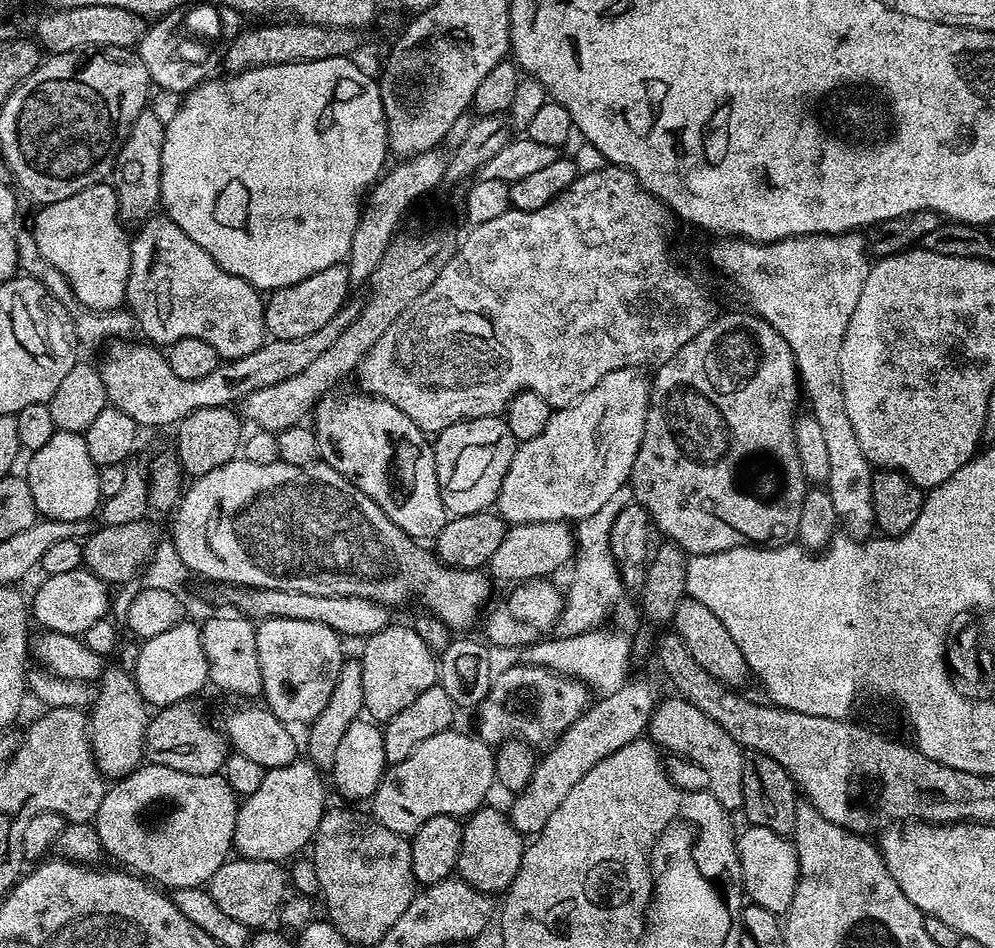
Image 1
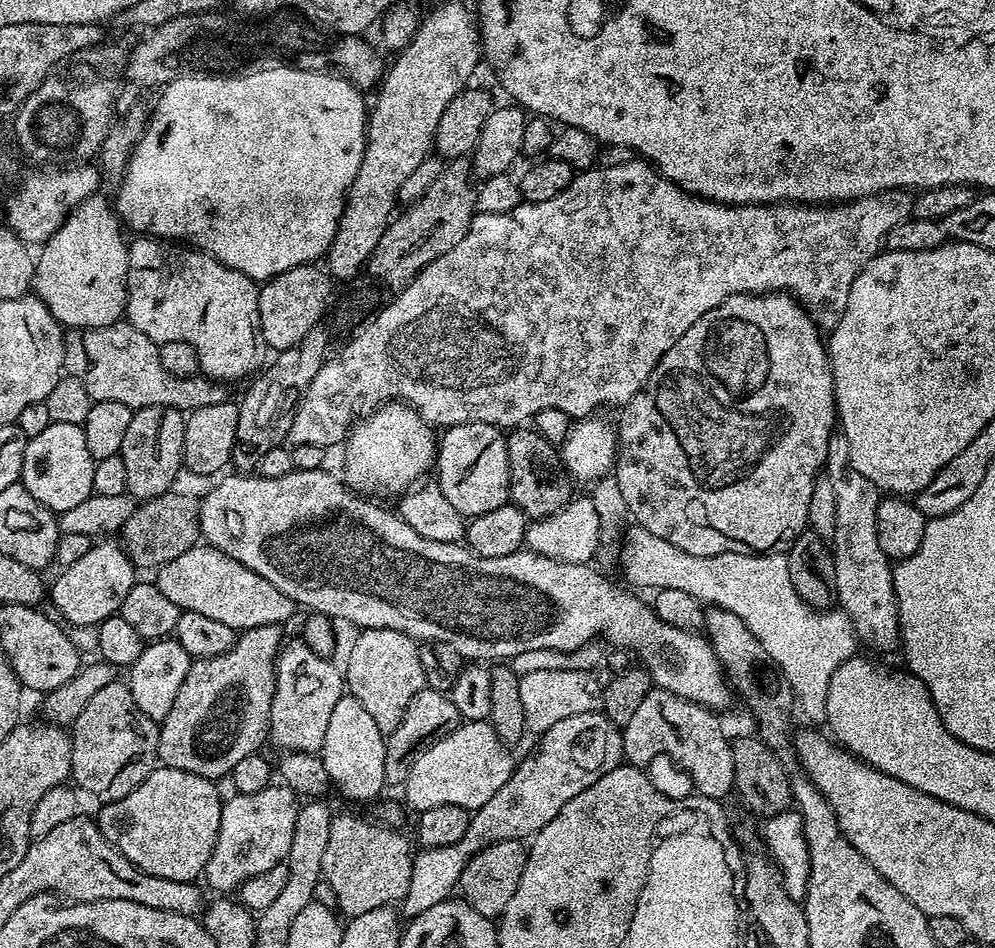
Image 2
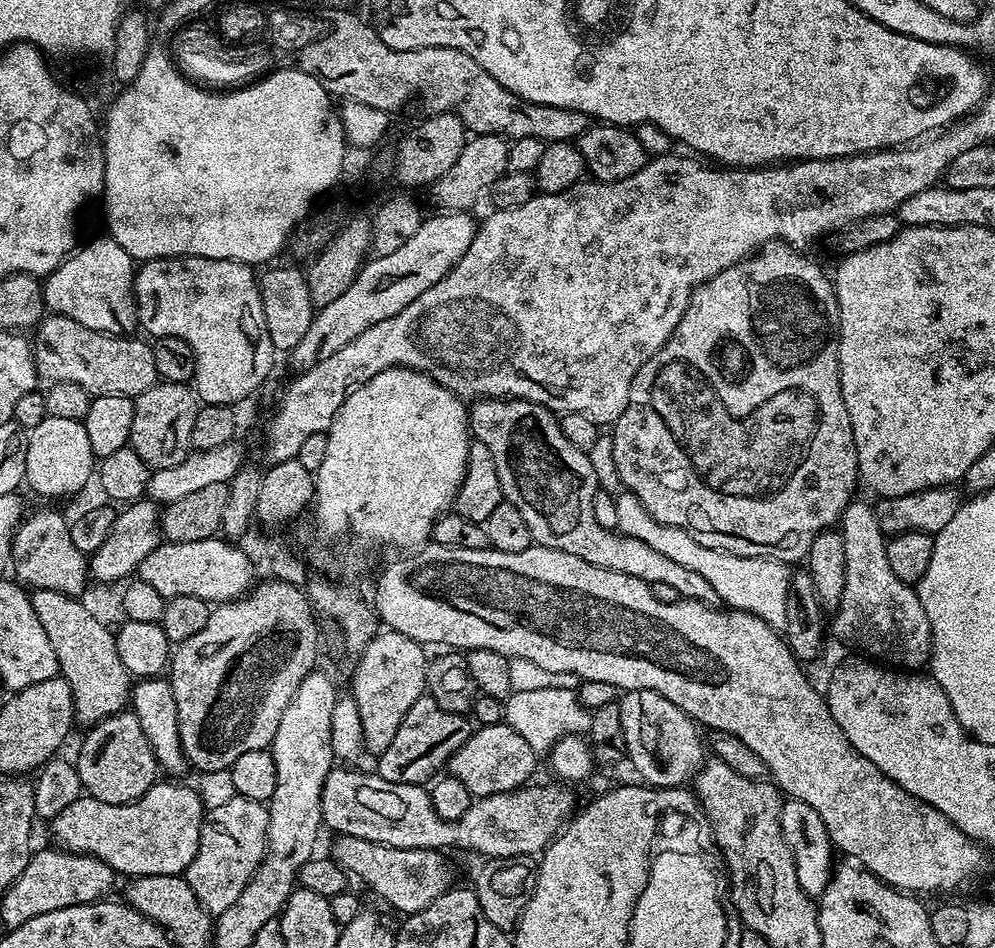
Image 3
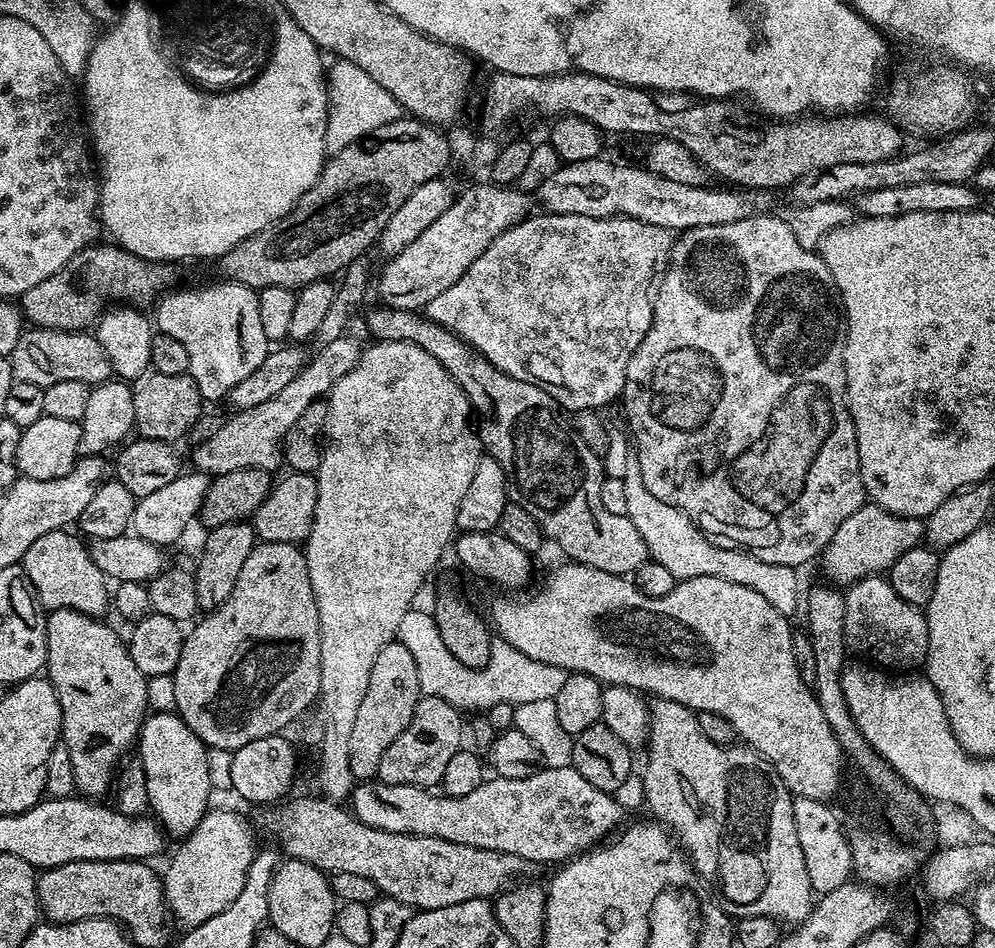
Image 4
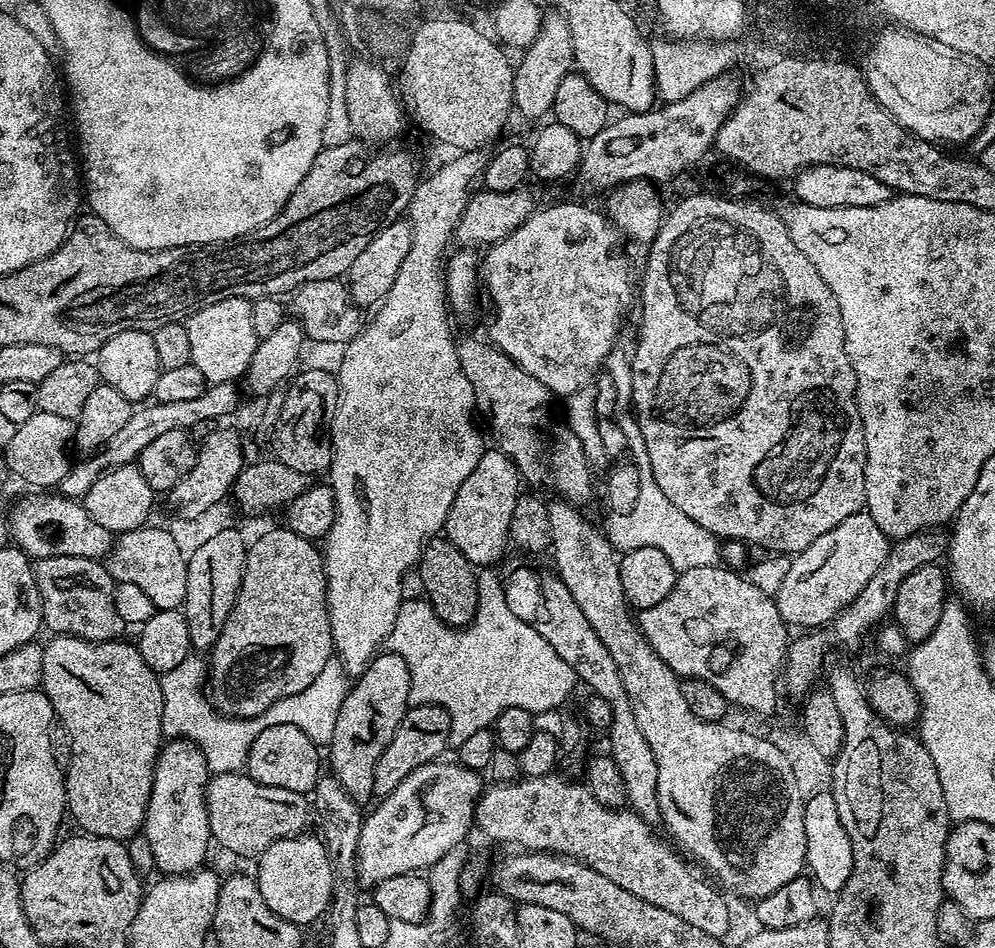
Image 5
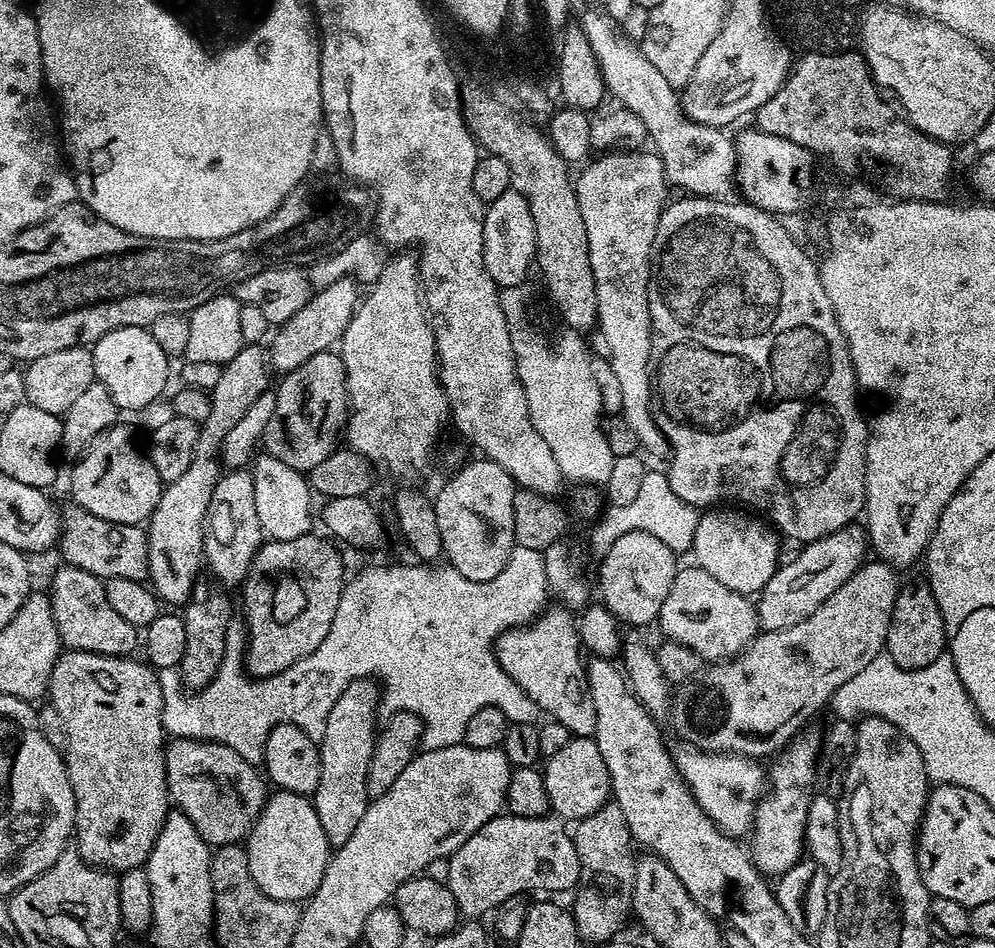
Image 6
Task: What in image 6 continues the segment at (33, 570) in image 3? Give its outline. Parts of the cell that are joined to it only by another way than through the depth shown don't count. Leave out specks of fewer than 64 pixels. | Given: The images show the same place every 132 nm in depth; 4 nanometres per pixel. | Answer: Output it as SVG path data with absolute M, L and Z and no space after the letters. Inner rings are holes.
M64 564L52 576L52 613L58 626L60 643L74 652L103 656L132 656L138 648L138 629L121 618L106 598L104 581L81 568Z

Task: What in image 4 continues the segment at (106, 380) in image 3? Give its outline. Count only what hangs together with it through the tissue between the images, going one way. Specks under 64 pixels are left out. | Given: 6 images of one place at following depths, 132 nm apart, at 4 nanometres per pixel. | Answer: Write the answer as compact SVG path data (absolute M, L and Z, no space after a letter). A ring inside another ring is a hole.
M29 327L14 346L12 355L12 379L34 382L34 386L46 389L54 382L86 382L89 386L103 384L113 375L112 363L96 341L91 331L63 332L53 328Z

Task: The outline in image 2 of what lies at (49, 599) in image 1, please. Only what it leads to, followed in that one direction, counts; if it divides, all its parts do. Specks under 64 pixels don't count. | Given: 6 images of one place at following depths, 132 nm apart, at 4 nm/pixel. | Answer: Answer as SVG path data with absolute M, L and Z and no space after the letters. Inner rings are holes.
M104 538L95 543L90 552L74 565L63 569L56 582L50 586L50 602L76 626L98 626L101 621L117 615L122 598L138 583L138 568L128 553L115 539Z

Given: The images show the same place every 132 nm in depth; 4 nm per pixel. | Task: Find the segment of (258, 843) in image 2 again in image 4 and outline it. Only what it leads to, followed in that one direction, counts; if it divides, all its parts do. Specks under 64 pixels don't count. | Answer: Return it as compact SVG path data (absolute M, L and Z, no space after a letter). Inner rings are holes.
M213 807L179 844L180 849L168 860L168 869L162 872L164 903L169 913L175 919L177 916L189 930L226 910L242 893L258 843L252 837L252 828L246 817L228 808Z

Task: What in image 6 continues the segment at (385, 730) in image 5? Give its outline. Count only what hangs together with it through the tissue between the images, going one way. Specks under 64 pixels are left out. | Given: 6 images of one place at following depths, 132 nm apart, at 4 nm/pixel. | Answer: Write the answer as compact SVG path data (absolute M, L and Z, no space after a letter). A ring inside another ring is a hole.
M372 678L350 682L350 686L338 694L338 702L330 706L330 718L326 718L326 730L322 730L322 738L318 742L322 778L318 778L314 793L318 822L322 822L322 830L326 830L329 845L344 844L346 838L354 834L358 822L362 822L362 814L366 814L368 809L370 797L366 778L378 735L376 711L379 713L381 708L382 688Z

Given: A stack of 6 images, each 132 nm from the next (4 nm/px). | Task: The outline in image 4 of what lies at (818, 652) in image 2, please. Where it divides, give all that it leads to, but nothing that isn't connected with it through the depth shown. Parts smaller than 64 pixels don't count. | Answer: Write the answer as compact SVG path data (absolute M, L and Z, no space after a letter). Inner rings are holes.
M632 459L623 480L626 490L626 516L634 526L638 526L638 534L648 547L649 557L657 560L679 582L709 576L710 578L726 578L726 582L738 582L738 586L750 586L786 617L793 615L792 611L802 604L802 588L797 569L785 564L762 562L749 552L740 548L723 548L713 544L700 528L692 523L692 519L684 512L679 512L674 506L662 502L662 498L654 498L650 490L646 490L646 482L642 482L642 474L638 470L638 462Z

